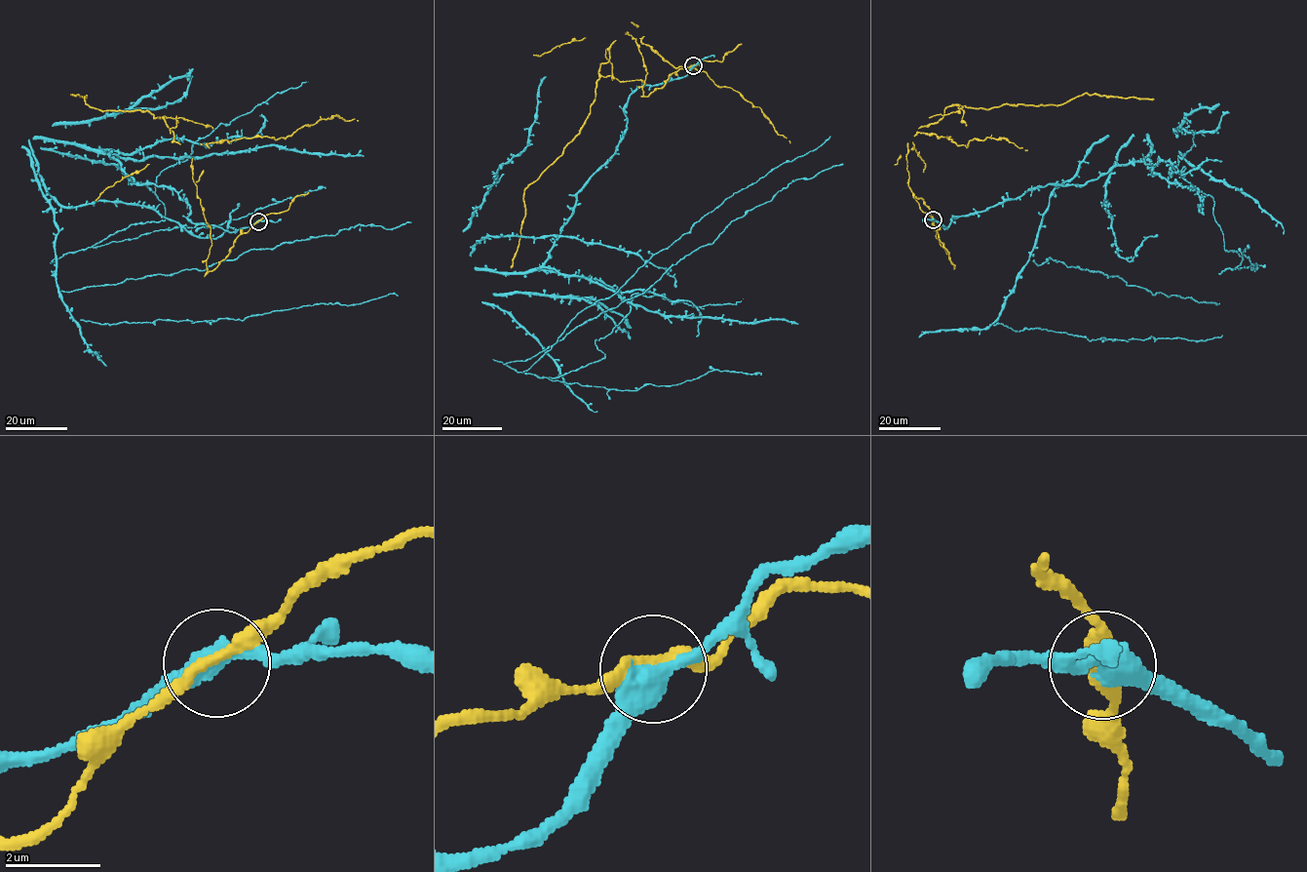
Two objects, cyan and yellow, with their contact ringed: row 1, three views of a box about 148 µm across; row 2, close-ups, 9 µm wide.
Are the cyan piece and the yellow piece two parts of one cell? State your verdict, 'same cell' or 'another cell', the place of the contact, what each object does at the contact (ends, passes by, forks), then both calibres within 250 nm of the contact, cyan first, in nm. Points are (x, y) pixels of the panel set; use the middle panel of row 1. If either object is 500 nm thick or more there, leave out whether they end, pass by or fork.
another cell; place (693, 65); cyan passes by; yellow passes by; calibres 440 and 260 nm

